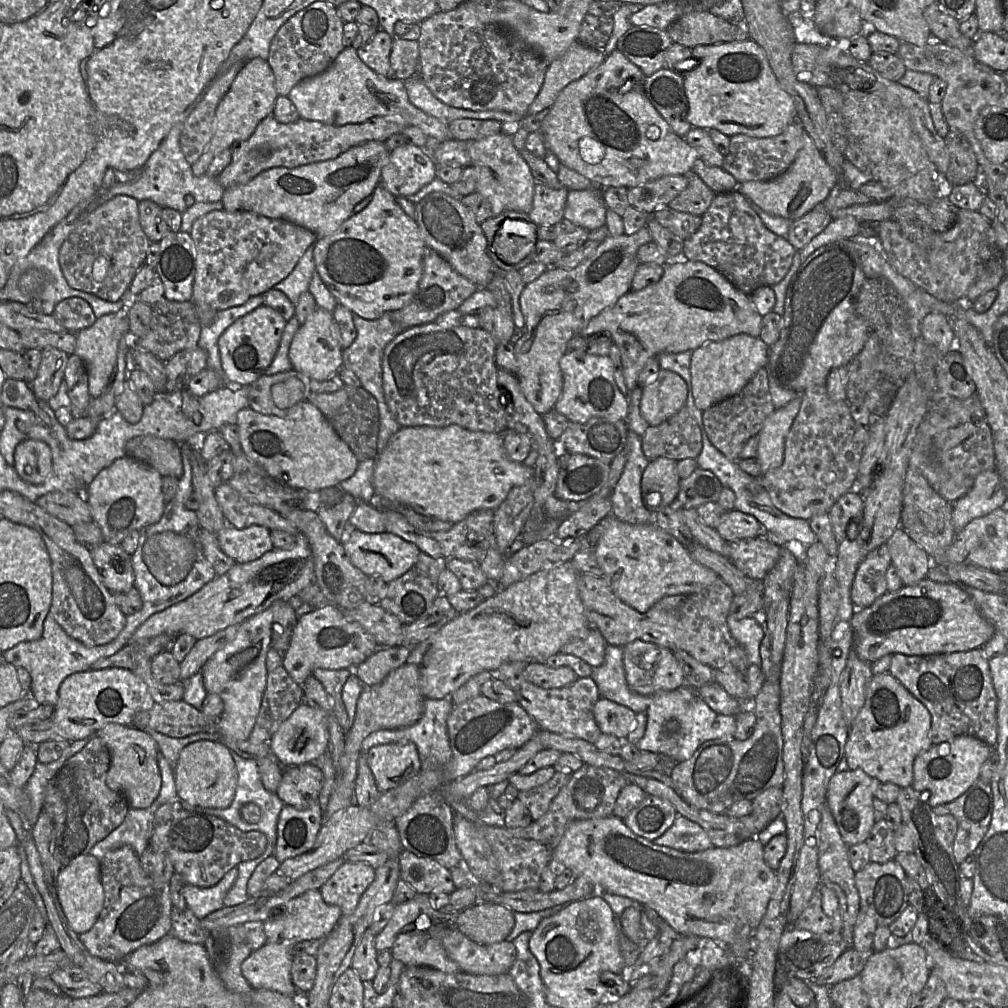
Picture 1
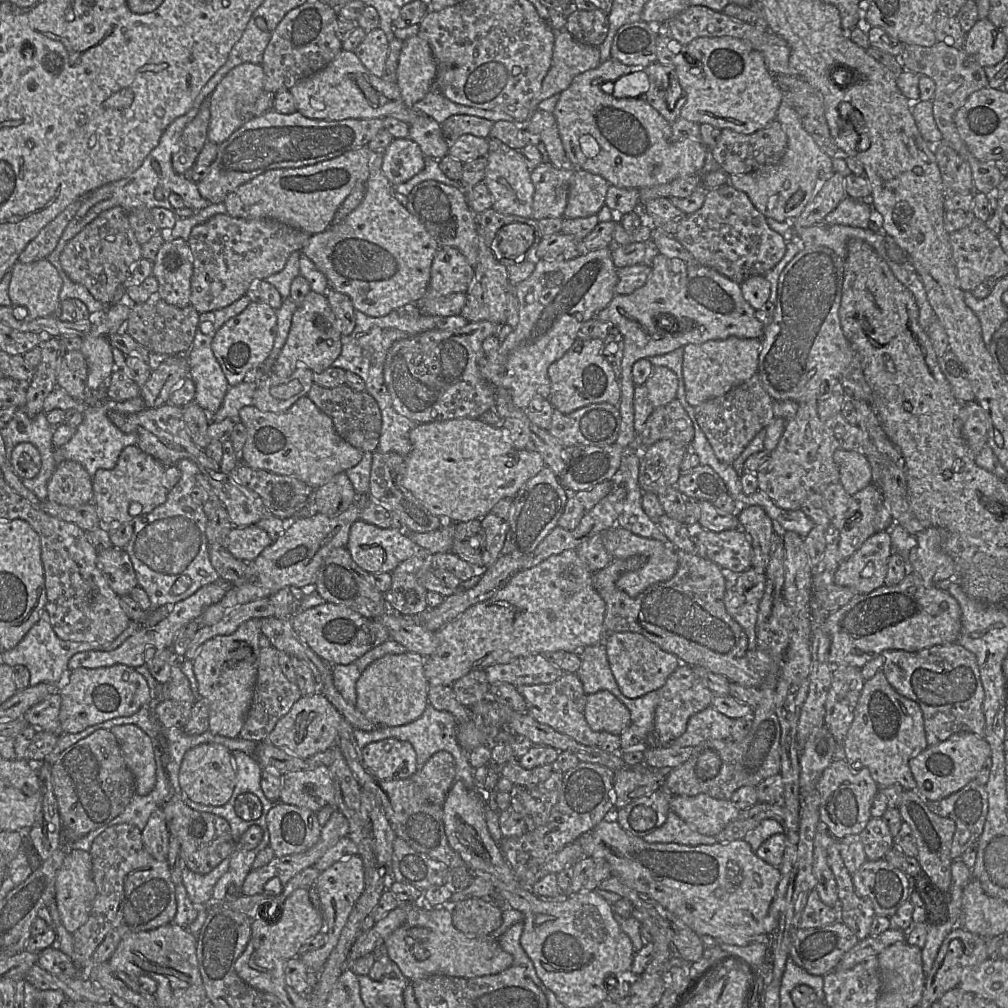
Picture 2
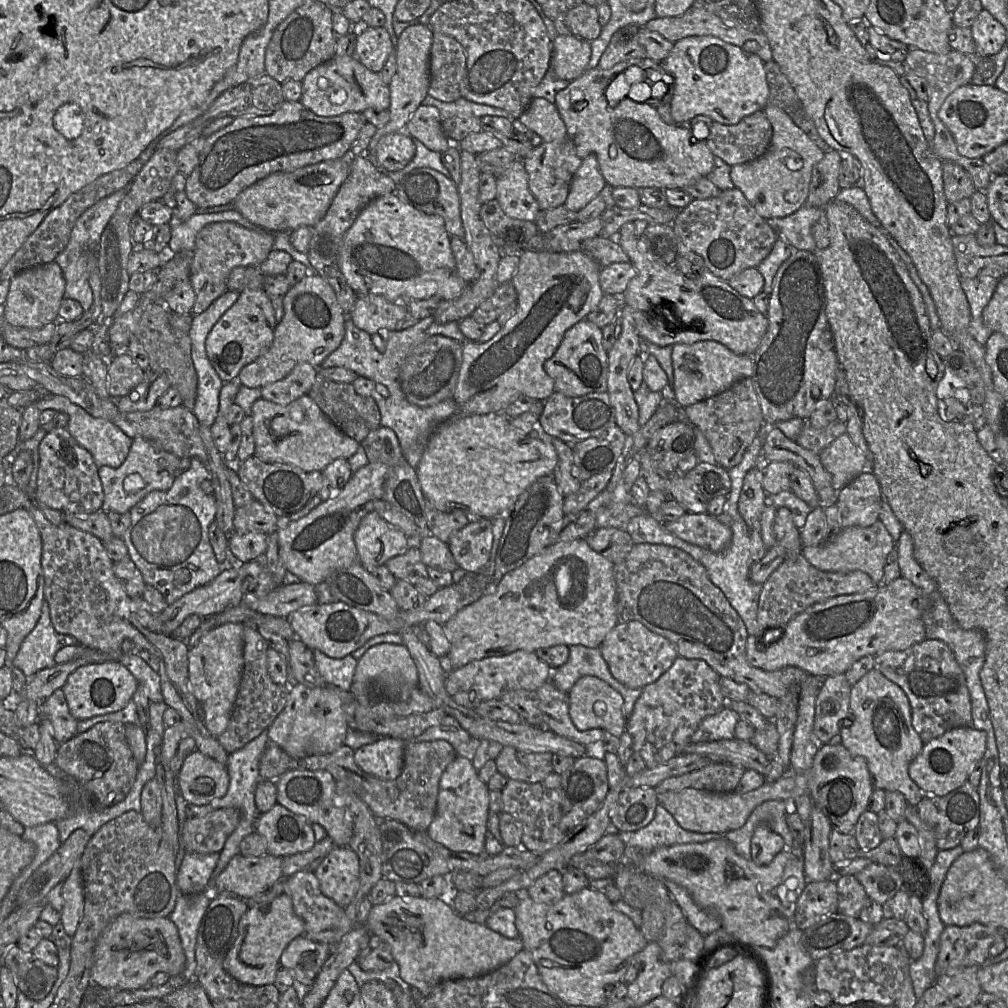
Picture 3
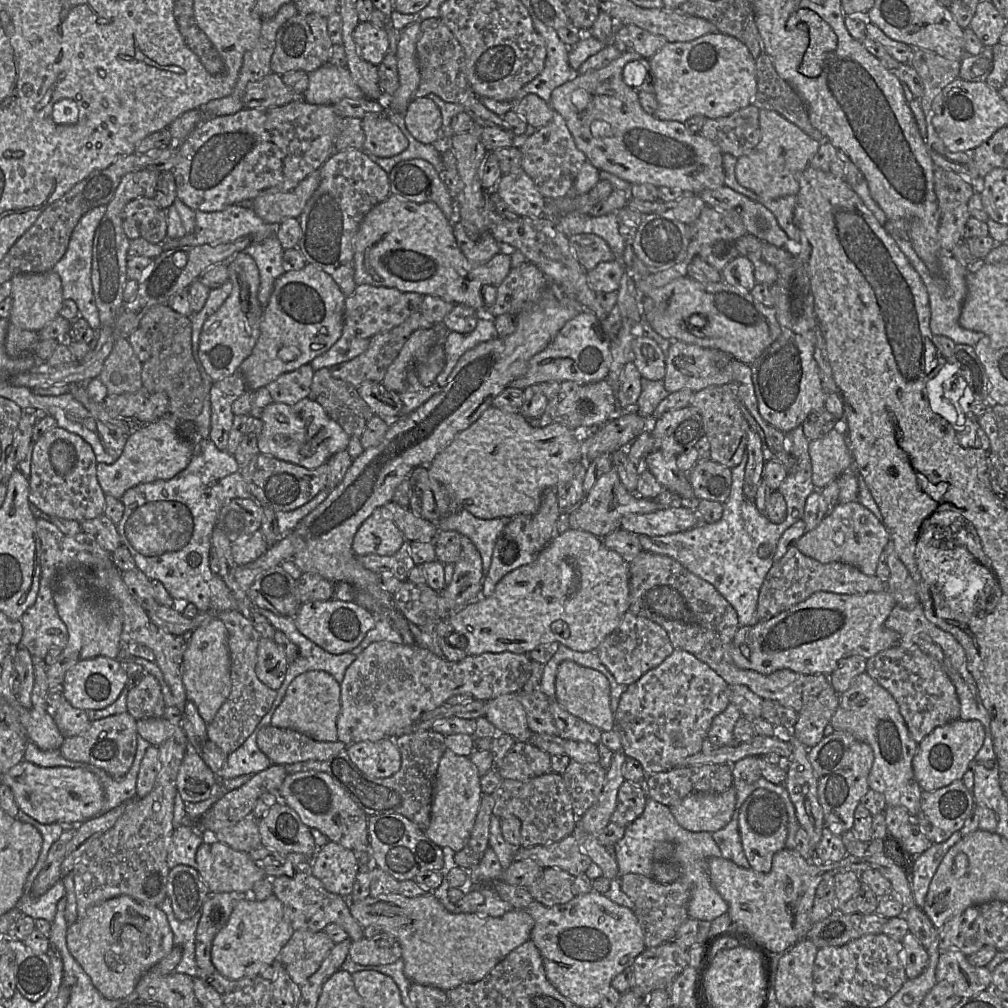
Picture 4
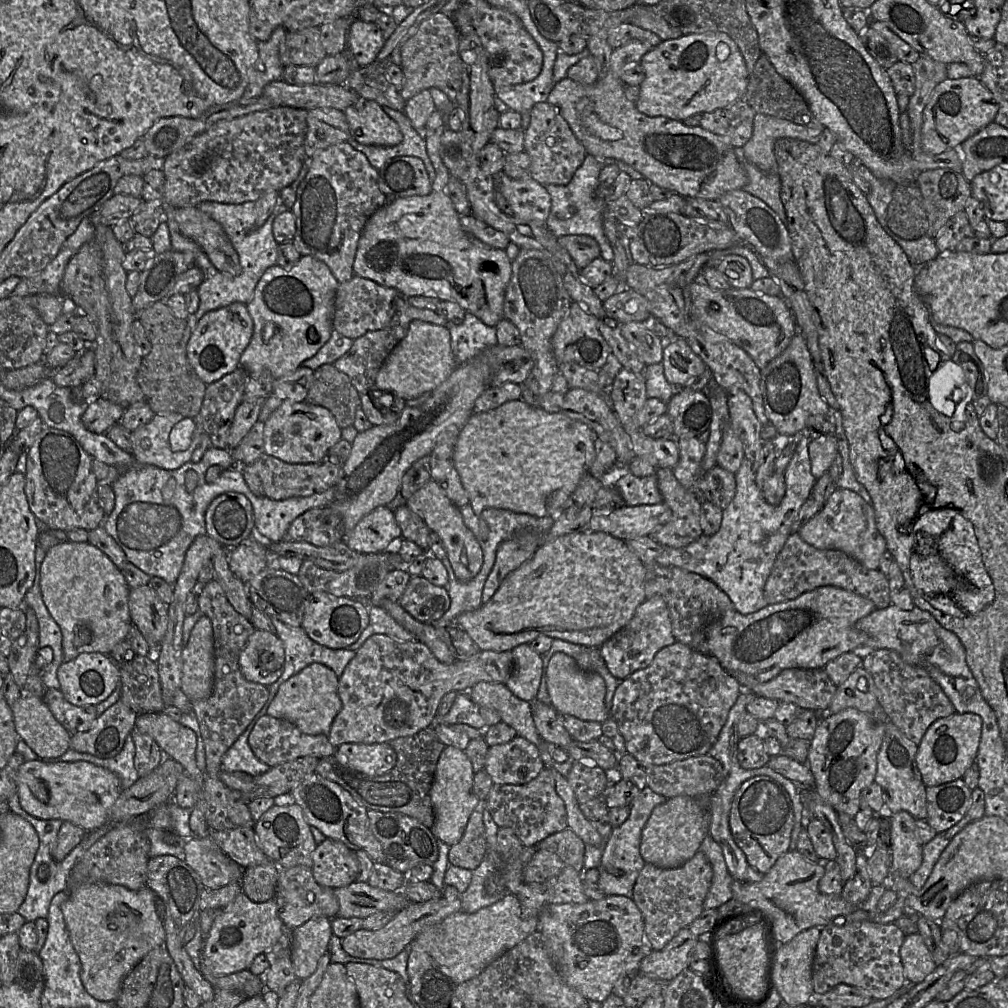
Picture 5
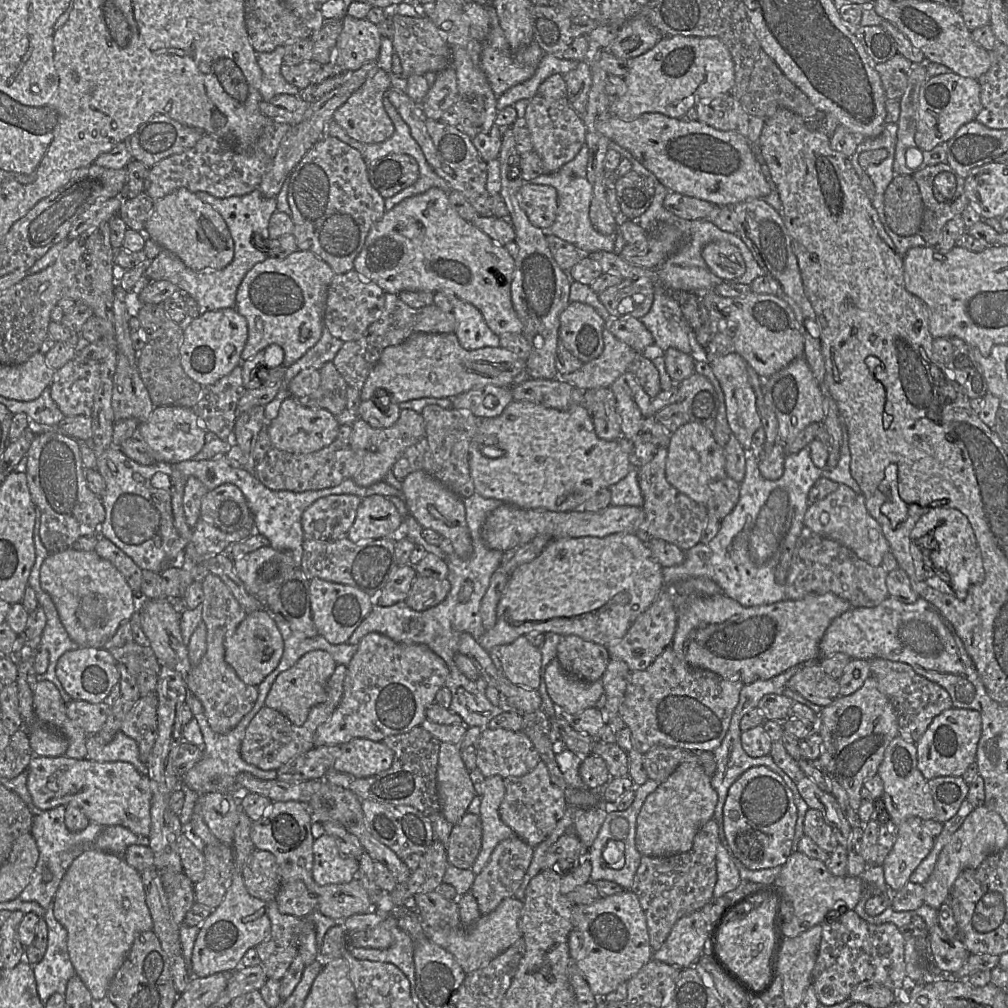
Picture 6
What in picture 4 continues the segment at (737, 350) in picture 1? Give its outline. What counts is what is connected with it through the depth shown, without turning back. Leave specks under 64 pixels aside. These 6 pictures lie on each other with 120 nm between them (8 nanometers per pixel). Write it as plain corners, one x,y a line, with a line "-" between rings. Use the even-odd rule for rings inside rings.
671,341
665,355
665,376
663,383
668,393
682,389
697,392
712,385
724,385
732,381
730,360
733,357
721,350
687,344
681,341

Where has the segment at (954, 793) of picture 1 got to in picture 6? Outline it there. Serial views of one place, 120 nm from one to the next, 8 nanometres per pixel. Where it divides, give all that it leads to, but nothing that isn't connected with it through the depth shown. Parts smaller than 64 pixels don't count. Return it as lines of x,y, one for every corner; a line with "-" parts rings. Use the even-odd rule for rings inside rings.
950,708
937,715
916,742
917,767
928,781
937,777
962,776
975,762
981,737
981,715
972,709

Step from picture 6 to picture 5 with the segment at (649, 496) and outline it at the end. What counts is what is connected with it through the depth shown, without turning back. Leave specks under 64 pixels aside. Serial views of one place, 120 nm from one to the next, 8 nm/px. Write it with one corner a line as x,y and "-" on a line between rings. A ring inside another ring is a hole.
657,468
655,476
664,504
671,510
670,520
649,535
664,547
682,548
702,534
701,499
698,494
683,488
670,468

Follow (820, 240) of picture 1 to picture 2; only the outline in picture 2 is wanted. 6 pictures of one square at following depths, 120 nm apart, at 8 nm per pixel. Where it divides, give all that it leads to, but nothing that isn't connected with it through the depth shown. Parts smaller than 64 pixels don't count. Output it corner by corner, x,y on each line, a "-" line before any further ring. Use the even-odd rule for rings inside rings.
846,196
825,217
824,223
867,229
869,221
874,220
874,217
874,210
868,199
853,199

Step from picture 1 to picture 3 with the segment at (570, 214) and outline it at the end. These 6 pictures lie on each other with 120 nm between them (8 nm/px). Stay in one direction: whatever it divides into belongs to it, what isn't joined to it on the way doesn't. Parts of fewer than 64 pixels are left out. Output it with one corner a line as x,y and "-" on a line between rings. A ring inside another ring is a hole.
589,155
582,160
576,170
565,206
578,212
583,209
593,198
600,195
607,184
598,165
597,157

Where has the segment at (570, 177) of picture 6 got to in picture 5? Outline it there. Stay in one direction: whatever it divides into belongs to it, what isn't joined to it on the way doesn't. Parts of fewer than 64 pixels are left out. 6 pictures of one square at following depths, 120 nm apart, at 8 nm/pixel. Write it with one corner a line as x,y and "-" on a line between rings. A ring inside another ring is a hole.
587,154
582,165
576,170
567,185
544,185
551,196
551,211
546,225
558,238
566,235
588,235
594,238
600,248
600,257
612,262
614,253
603,229
603,212
607,204
603,198
596,196
599,187
599,174
602,162

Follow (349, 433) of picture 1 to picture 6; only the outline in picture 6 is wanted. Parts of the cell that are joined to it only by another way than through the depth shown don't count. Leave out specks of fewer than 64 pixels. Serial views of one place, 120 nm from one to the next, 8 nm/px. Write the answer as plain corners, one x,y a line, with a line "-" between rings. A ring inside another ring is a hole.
327,362
320,369
320,386
309,395
297,398
306,407
329,410
336,417
347,408
348,384
333,362

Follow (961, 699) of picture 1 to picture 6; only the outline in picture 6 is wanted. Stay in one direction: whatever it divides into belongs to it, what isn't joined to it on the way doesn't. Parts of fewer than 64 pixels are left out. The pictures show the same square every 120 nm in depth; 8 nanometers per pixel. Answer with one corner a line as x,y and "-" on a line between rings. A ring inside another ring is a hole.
882,658
868,661
878,689
890,700
895,710
899,735
904,740
911,743
918,742
937,715
953,708
948,692
938,684
917,674
910,665

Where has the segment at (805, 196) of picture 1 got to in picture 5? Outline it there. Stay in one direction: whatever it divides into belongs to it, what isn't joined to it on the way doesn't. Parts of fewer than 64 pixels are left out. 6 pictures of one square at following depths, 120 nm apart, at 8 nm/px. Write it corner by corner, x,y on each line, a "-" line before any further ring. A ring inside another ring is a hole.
756,113
753,133
743,147
745,158
767,174
777,174
774,145
782,138
797,139
812,144
819,142
821,133
790,121

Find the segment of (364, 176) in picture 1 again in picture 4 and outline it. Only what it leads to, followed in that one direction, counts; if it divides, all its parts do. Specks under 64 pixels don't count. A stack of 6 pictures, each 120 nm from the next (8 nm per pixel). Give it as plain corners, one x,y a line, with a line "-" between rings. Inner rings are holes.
316,170
291,191
267,189
253,199
253,210
269,224
279,225
288,218
299,218
320,181
320,172

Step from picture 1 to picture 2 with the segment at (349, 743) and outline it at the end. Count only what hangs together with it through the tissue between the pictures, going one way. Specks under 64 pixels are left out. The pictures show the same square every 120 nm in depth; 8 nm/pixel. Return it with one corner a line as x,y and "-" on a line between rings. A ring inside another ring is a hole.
406,651
387,654
371,663
356,683
357,709
378,727
396,727
418,719
428,704
424,660
423,656

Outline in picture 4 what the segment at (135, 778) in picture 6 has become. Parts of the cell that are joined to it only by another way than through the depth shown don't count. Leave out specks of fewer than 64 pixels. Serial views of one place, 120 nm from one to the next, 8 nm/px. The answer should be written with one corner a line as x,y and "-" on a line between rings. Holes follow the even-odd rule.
22,760
1,776
1,783
9,786
18,808
41,824
59,823
66,826
79,824
99,815
104,801
103,788
98,777
85,768
40,767

